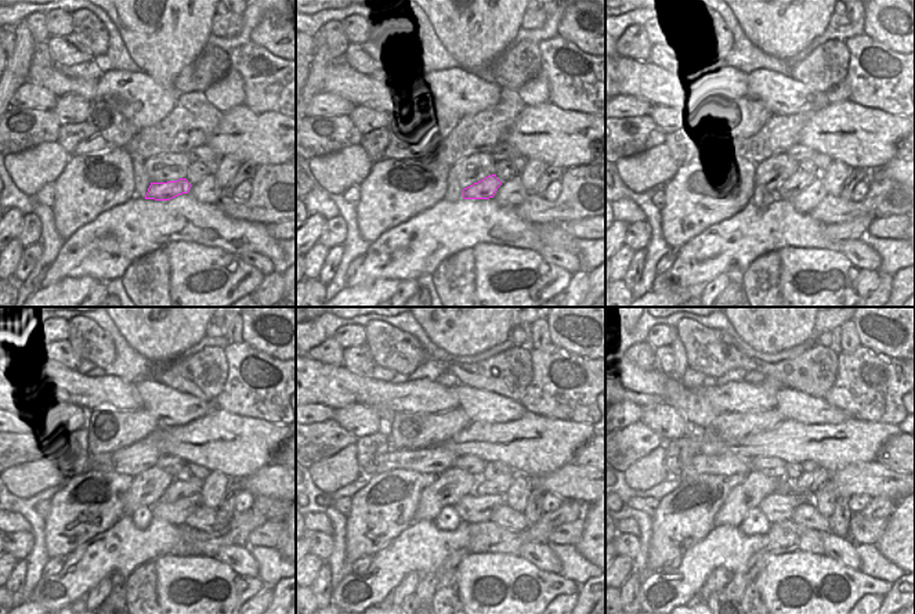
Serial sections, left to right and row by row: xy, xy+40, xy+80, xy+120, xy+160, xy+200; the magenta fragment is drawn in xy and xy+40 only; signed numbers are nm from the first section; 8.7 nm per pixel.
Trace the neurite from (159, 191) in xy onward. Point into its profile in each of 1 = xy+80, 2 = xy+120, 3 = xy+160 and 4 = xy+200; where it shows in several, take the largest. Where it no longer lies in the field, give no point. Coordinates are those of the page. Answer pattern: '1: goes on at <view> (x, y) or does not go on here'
1: goes on at xy+80 (798, 181)
2: goes on at xy+120 (178, 488)
3: goes on at xy+160 (499, 484)
4: goes on at xy+200 (809, 483)

